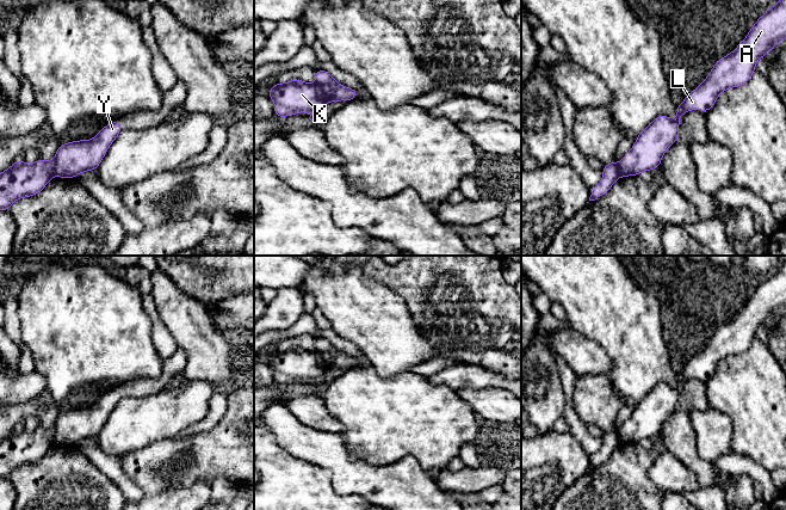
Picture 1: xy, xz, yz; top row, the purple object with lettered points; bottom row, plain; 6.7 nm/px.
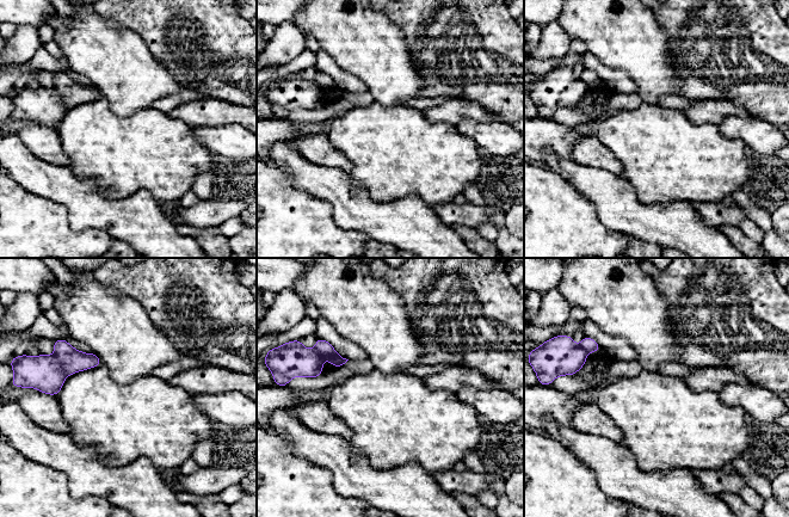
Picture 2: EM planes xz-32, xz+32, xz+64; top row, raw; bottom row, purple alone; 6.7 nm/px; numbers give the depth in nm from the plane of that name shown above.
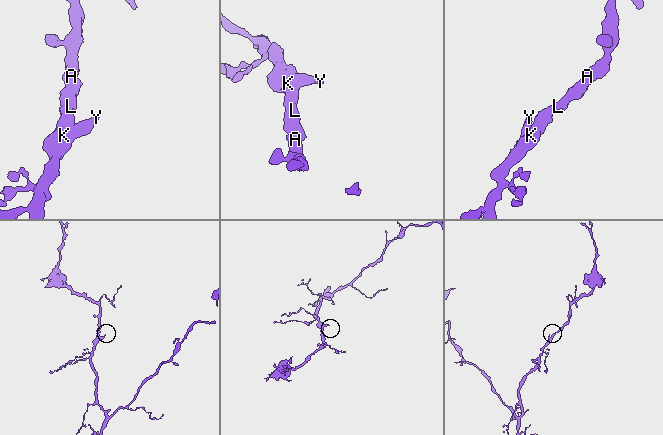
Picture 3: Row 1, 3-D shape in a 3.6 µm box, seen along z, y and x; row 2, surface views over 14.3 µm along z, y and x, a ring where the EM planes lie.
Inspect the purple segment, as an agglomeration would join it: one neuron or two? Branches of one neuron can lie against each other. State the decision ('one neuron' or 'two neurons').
one neuron

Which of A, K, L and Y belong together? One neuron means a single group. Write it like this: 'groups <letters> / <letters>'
groups A K L Y

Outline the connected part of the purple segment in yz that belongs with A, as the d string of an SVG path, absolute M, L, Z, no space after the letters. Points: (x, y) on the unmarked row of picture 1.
M786 263L770 274L737 315L719 326L701 352L676 373L676 387L660 382L640 399L619 431L611 429L604 432L602 447L590 456L589 468L606 462L619 444L639 443L643 438L658 436L663 422L679 408L679 392L683 381L689 377L707 380L723 358L745 352L755 339L756 330L785 306Z

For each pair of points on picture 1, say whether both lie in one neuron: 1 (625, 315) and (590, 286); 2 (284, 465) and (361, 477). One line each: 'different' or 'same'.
1: same
2: different

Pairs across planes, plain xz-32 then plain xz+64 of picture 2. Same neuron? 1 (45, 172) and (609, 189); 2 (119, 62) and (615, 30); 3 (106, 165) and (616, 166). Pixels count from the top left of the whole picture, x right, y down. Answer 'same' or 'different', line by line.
1: same
2: same
3: different

